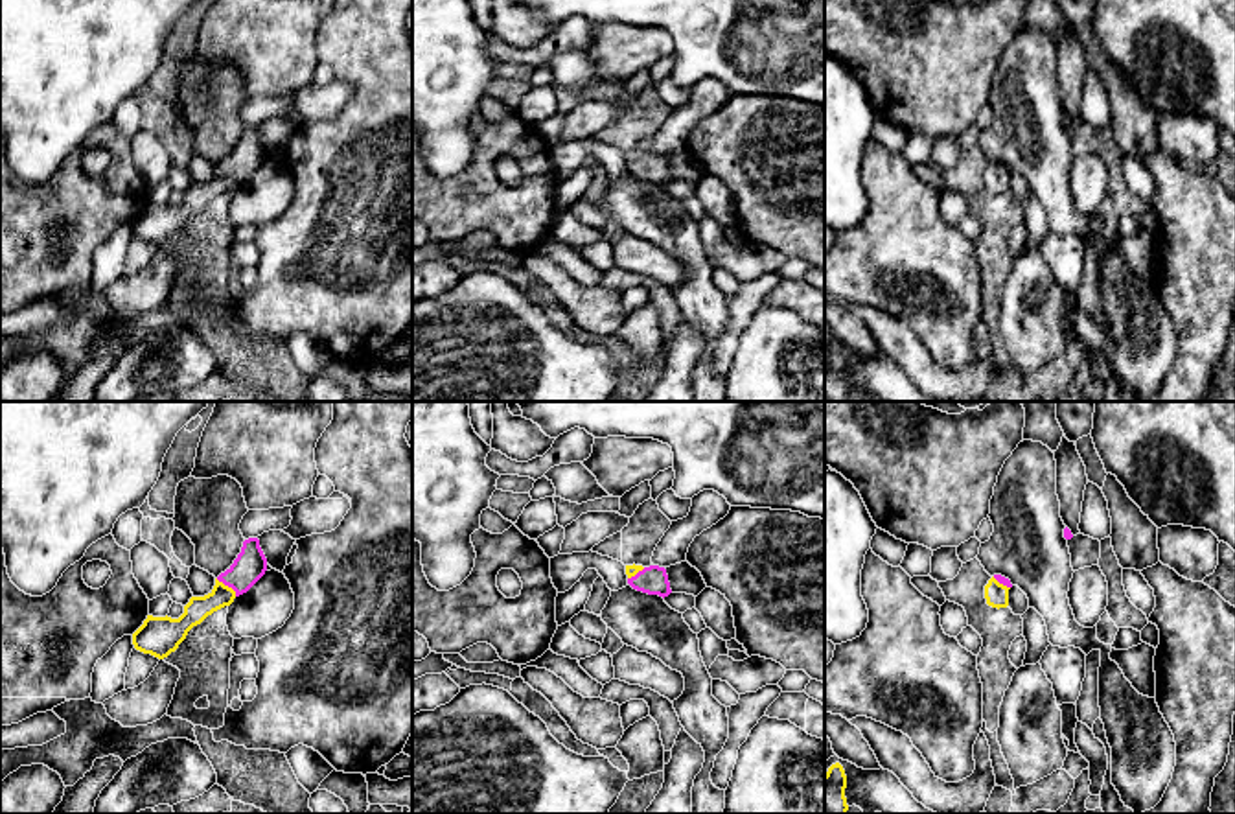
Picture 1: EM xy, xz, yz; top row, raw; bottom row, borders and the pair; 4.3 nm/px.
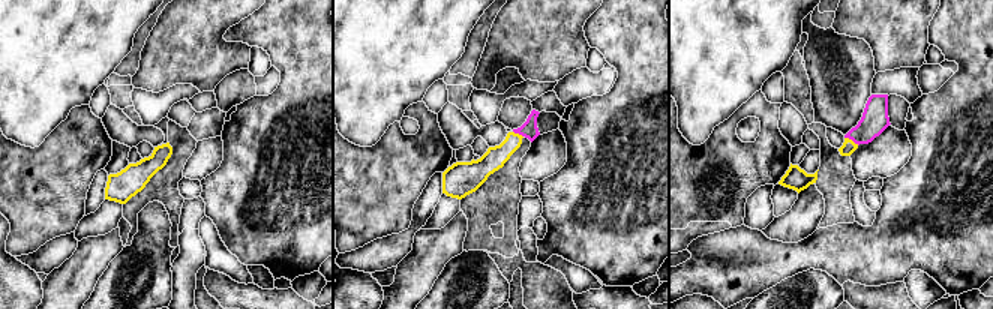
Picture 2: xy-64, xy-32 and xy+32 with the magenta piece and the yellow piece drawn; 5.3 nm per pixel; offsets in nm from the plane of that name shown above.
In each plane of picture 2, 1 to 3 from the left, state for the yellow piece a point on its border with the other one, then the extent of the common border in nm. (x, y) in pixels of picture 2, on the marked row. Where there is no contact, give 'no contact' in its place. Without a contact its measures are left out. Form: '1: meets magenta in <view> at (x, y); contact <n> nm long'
1: no contact
2: meets magenta in xy-32 at (518, 132); contact 70 nm long
3: meets magenta in xy+32 at (852, 140); contact 90 nm long

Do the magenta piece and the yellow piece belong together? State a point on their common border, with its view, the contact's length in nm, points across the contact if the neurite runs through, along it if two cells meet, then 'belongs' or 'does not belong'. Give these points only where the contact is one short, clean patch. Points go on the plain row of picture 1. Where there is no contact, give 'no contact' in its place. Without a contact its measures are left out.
xy (227, 172) | 120 nm | across xy (251, 151), (227, 172), (205, 194), (197, 196) | belongs

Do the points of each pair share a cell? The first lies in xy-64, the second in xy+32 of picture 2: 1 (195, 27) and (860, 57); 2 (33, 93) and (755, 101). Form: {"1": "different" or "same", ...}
{"1": "different", "2": "different"}

